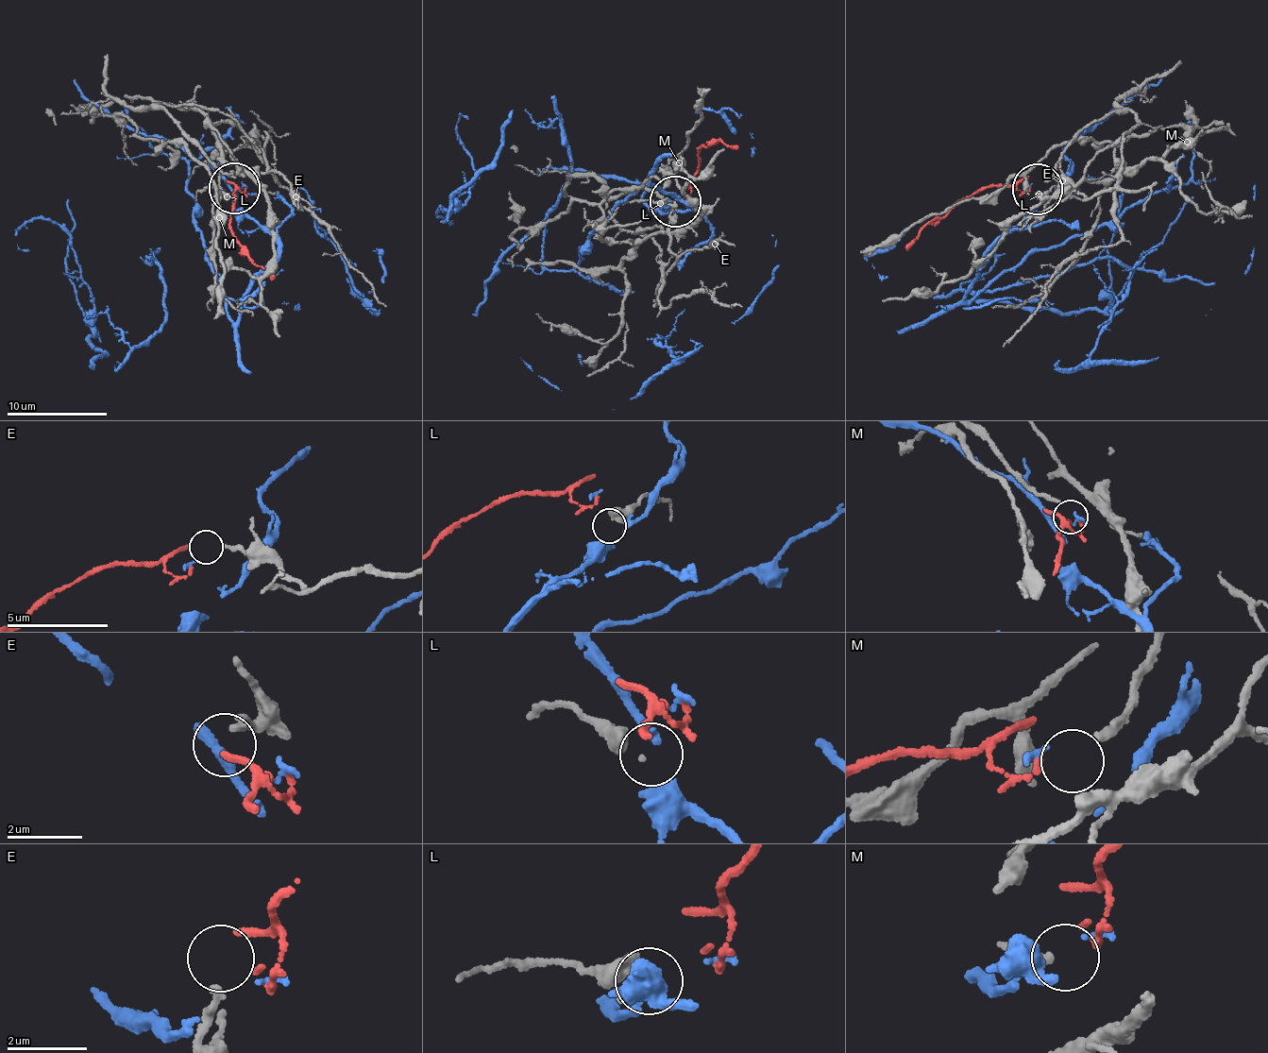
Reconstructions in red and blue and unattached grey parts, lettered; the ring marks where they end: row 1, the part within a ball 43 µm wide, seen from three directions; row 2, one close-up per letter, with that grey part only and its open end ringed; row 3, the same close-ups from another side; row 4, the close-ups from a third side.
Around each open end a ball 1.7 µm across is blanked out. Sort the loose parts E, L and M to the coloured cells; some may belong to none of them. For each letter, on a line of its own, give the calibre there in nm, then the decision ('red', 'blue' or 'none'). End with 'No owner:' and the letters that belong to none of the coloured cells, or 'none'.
E: 200 nm thick; red
L: 360 nm thick; none
M: 200 nm thick; none
No owner: L, M

